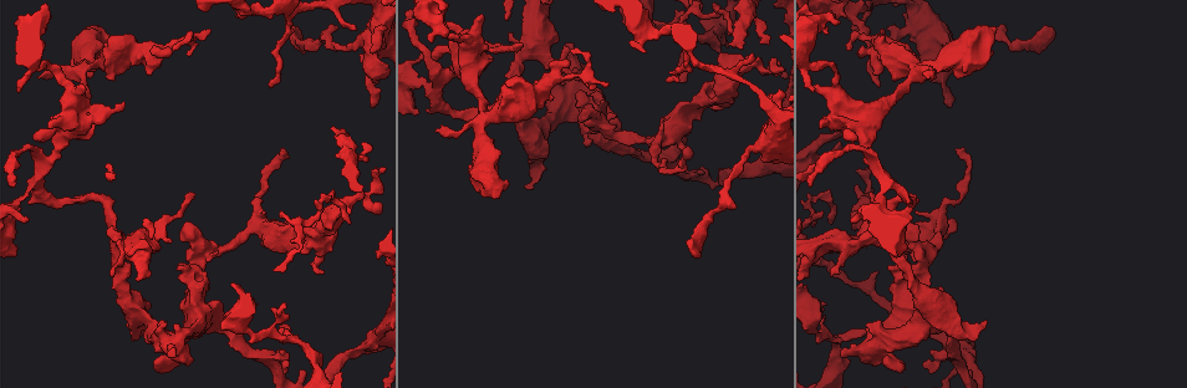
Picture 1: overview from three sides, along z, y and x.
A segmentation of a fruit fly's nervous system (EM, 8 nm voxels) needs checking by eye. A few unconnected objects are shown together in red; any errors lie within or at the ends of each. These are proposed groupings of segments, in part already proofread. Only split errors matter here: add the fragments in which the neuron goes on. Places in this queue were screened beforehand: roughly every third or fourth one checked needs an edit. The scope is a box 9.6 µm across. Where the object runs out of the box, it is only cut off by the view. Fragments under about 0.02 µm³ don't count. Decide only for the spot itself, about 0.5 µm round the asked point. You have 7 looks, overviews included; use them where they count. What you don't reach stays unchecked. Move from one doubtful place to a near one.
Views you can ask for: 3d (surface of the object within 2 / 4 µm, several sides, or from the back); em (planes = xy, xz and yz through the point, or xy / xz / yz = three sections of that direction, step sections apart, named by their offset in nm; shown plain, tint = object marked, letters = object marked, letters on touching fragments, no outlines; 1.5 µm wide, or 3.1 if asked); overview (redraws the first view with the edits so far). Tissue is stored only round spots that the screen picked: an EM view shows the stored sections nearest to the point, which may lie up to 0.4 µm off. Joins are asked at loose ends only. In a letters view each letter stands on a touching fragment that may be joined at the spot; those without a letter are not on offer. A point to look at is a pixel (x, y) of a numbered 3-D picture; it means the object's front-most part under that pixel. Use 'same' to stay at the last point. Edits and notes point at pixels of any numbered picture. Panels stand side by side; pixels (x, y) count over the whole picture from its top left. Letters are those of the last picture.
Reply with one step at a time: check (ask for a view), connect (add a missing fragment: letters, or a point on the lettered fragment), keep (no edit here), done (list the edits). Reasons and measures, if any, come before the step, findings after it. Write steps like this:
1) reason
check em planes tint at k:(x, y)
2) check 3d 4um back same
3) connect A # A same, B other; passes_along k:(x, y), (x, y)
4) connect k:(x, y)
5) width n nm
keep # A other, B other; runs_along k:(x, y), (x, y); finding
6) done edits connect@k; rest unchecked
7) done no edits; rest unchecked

tapers out
check em xy step 8 tint at 1:(175, 49)

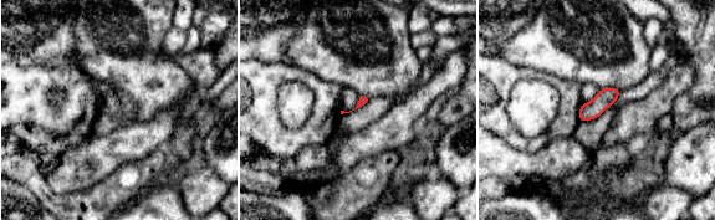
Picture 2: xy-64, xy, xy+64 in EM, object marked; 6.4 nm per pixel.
check em planes letters same

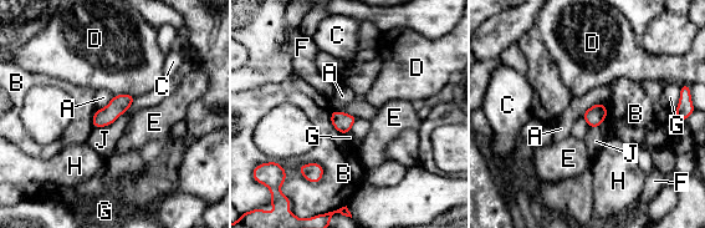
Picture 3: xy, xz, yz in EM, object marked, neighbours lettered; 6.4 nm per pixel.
keep # A other, B other, C other, D other, E other, F other, G other, H other, J other; border 3:(124, 111), (108, 125), (93, 127); no lettered fragment goes on from it

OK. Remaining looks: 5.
tapers out
check 3d 4um at 1:(288, 327)

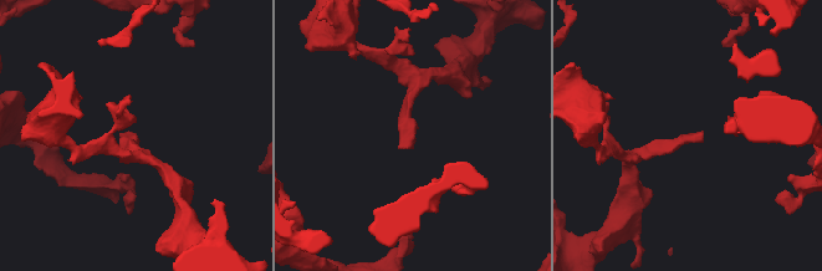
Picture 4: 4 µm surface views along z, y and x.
check em xy step 8 tint at 4:(702, 132)

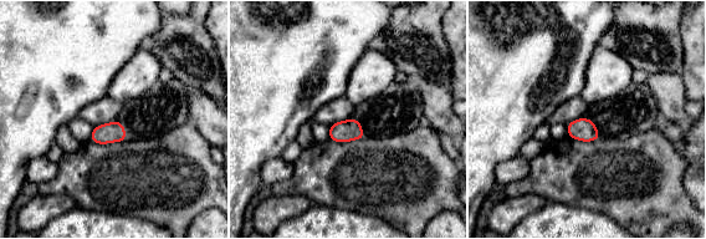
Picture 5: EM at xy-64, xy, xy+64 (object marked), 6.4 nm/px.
check em planes letters same

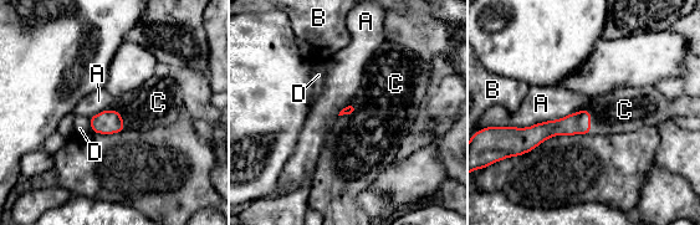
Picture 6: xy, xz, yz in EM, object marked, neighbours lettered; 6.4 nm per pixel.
longest_contact A 500 nm
connect C # A other, B other, C same, D other; the neuron continues

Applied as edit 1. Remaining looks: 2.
done edits connect@6; rest unchecked

